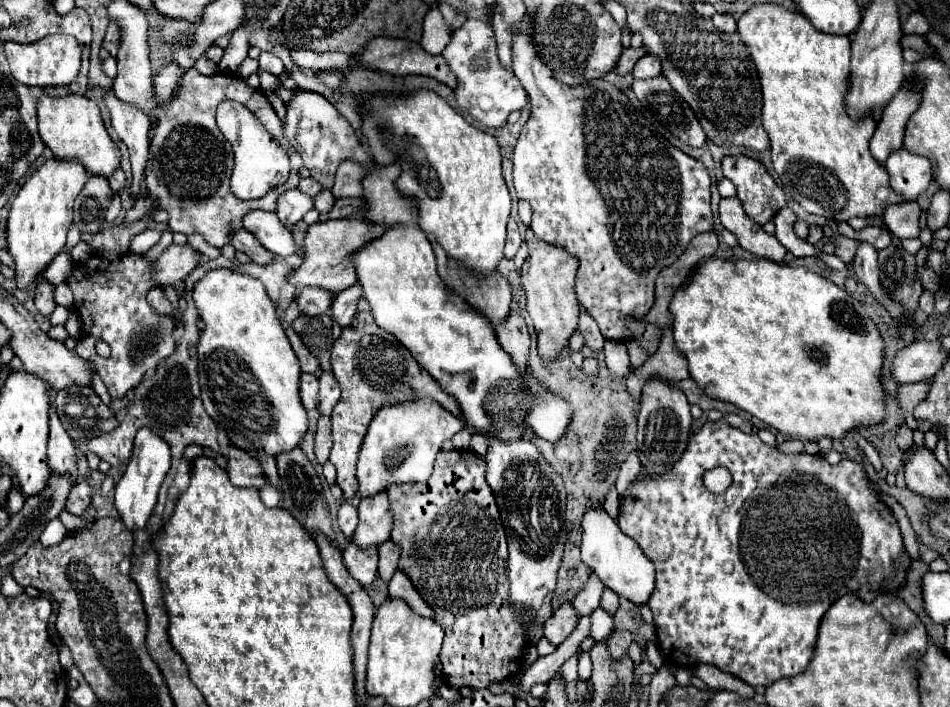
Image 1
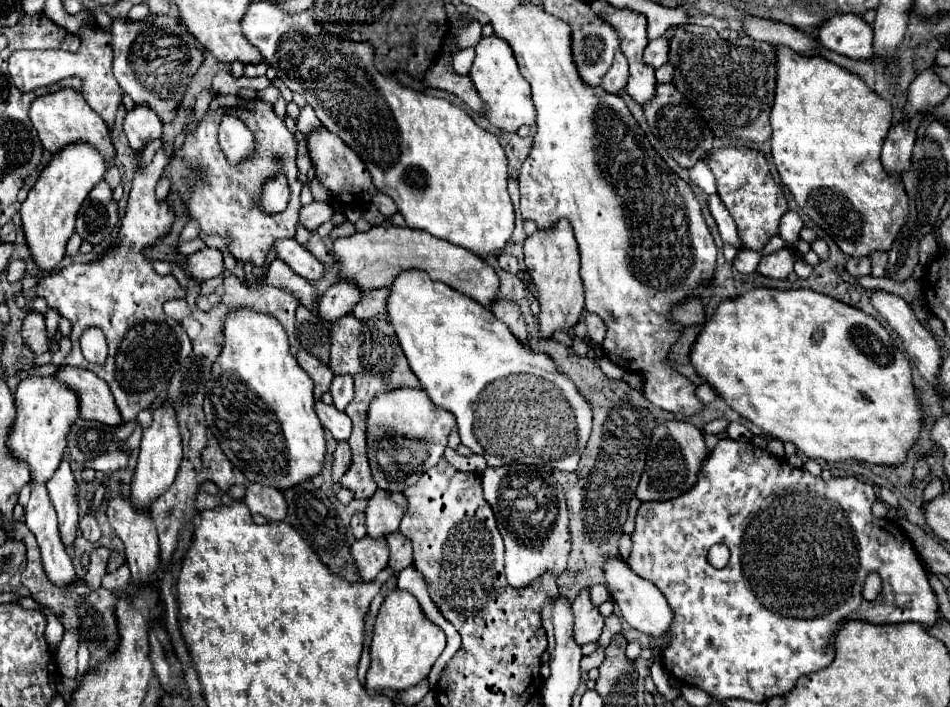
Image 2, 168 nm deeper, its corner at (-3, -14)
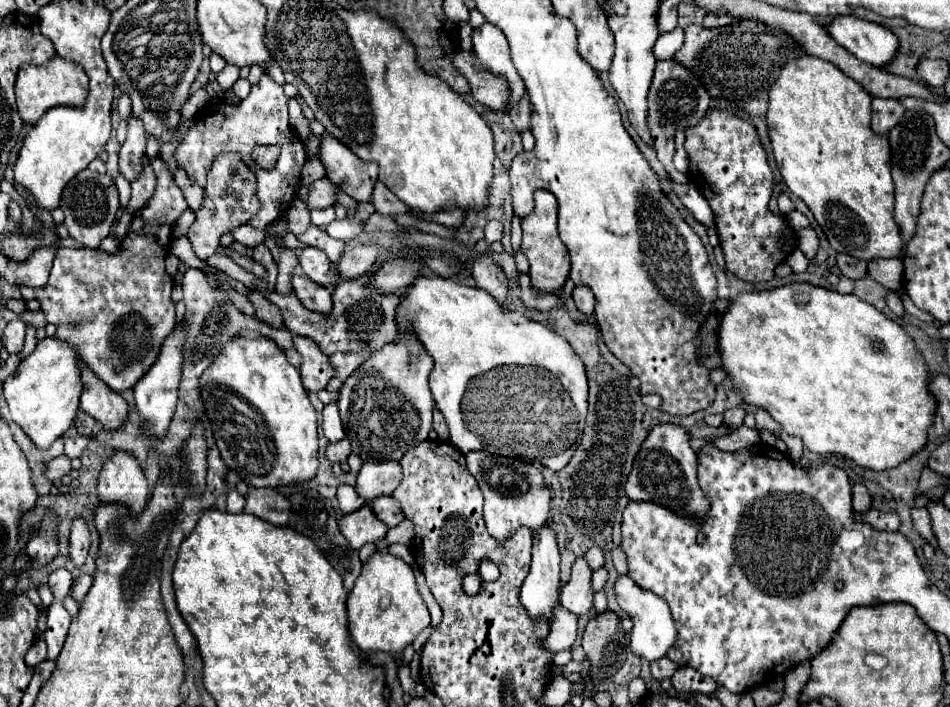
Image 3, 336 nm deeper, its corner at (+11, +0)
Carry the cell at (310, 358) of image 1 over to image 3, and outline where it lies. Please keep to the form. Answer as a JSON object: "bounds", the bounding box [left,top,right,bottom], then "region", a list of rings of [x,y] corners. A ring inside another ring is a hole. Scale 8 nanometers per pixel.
{"bounds":[294,337,336,393],"region":[[[294,337],[294,345],[298,349],[298,353],[302,355],[302,367],[300,367],[300,375],[302,375],[302,383],[304,389],[308,393],[318,393],[322,389],[326,389],[328,381],[336,375],[330,365],[330,357],[326,353],[322,353],[322,349],[308,337]]]}

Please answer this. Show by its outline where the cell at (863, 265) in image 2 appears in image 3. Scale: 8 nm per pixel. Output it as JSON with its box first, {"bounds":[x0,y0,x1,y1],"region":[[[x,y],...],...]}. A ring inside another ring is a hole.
{"bounds":[838,255,868,279],"region":[[[838,255],[838,267],[840,267],[842,275],[846,275],[850,279],[862,279],[868,273],[868,269],[866,269],[866,265],[862,261],[856,261],[856,259],[848,257],[848,255]]]}

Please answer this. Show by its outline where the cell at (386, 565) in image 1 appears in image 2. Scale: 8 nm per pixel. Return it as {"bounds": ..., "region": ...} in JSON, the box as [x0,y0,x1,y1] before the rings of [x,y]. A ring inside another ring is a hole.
{"bounds":[386,533,412,575],"region":[[[400,533],[390,535],[390,539],[386,539],[386,541],[388,541],[388,547],[390,547],[388,567],[394,571],[394,575],[398,575],[402,569],[412,565],[412,547],[410,547],[410,541],[404,535],[400,535]]]}

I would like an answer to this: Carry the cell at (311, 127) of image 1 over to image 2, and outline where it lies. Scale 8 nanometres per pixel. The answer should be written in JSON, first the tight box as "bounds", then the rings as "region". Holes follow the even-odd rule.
{"bounds":[306,125,376,207],"region":[[[324,125],[312,129],[306,135],[306,143],[308,143],[312,167],[316,169],[316,181],[322,183],[338,203],[342,203],[346,207],[348,205],[366,207],[370,201],[370,195],[374,193],[376,187],[370,179],[370,173],[366,171],[366,165],[362,163],[362,159],[358,159],[358,155],[350,147],[346,147],[346,143],[342,143],[342,139],[338,139],[338,135],[332,135]]]}

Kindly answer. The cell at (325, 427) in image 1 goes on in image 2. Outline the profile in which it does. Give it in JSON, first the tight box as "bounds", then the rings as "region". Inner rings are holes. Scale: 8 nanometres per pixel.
{"bounds":[332,441,352,481],"region":[[[338,441],[336,449],[334,449],[334,459],[332,459],[332,479],[340,481],[340,477],[346,473],[346,469],[352,463],[352,455],[350,455],[350,447],[346,441]]]}

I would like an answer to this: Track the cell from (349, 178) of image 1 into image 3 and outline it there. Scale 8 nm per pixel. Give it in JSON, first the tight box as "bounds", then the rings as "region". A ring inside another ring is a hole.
{"bounds":[372,183,410,215],"region":[[[380,183],[374,189],[372,203],[376,207],[376,213],[380,213],[380,215],[404,215],[410,211],[408,205],[404,205],[392,191],[388,191],[388,187],[384,187]]]}

